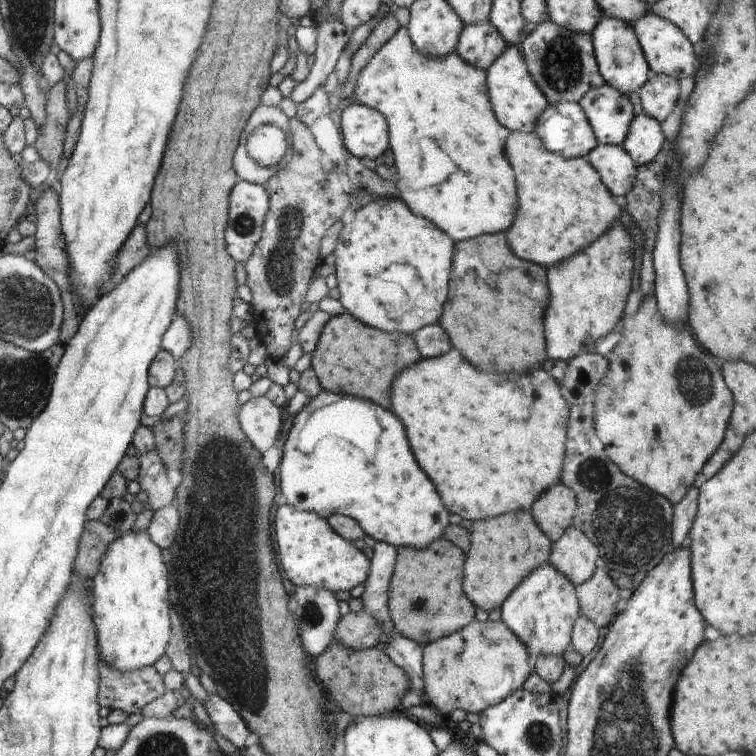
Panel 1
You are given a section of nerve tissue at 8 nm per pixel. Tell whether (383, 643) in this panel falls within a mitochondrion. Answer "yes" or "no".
no

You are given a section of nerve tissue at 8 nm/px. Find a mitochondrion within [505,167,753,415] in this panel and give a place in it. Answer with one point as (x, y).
(694, 381)

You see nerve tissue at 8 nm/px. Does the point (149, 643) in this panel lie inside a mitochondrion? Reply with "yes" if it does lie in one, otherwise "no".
no

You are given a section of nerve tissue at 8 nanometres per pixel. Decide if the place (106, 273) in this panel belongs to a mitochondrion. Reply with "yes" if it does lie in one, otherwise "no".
no

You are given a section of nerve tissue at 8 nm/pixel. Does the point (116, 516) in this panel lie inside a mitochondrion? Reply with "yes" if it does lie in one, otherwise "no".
yes

